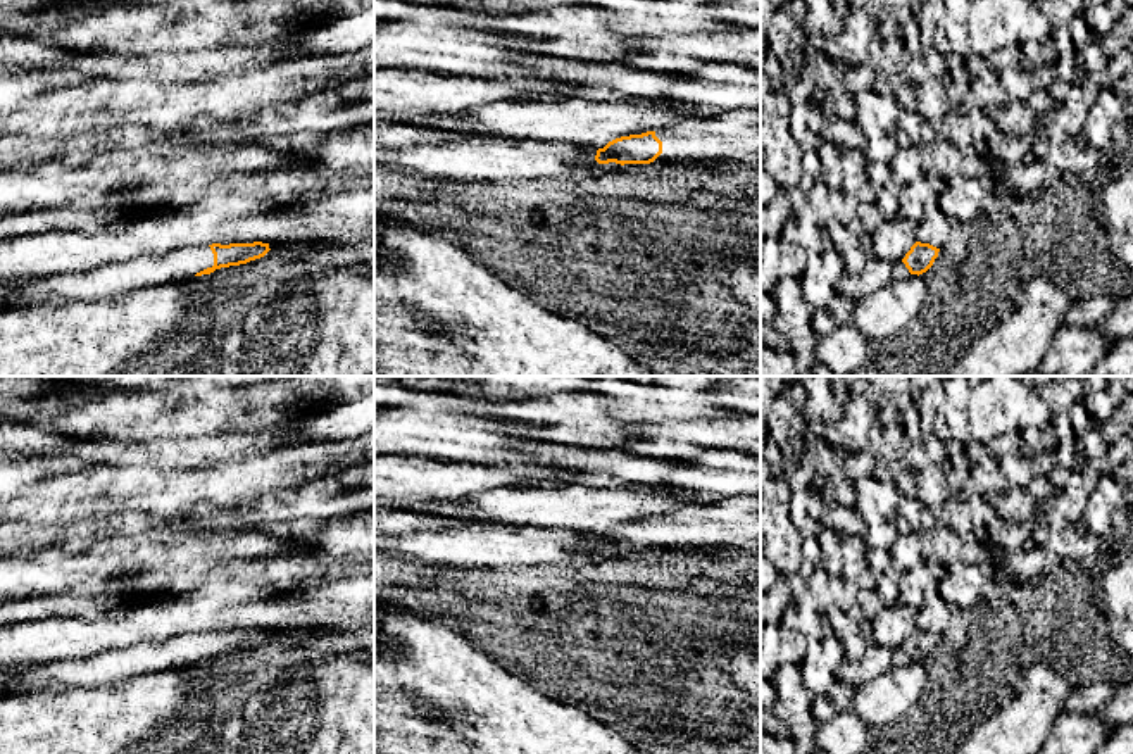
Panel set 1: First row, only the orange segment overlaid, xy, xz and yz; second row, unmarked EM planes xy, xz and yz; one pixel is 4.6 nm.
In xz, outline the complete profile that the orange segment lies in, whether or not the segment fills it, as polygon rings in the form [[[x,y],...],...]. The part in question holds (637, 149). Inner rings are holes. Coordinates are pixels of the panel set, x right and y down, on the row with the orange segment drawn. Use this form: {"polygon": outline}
{"polygon": [[[740,107],[688,117],[655,131],[621,136],[581,160],[650,164],[664,160],[752,162],[761,159],[761,109]]]}

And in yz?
{"polygon": [[[916,242],[902,261],[895,261],[892,264],[892,278],[895,281],[900,281],[909,278],[911,274],[919,276],[926,273],[938,257],[938,252],[940,248],[930,243]]]}

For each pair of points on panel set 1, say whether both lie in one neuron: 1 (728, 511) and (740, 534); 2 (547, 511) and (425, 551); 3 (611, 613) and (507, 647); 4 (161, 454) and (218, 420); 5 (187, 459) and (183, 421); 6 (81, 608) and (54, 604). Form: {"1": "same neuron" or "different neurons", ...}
{"1": "same neuron", "2": "different neurons", "3": "same neuron", "4": "different neurons", "5": "different neurons", "6": "same neuron"}

